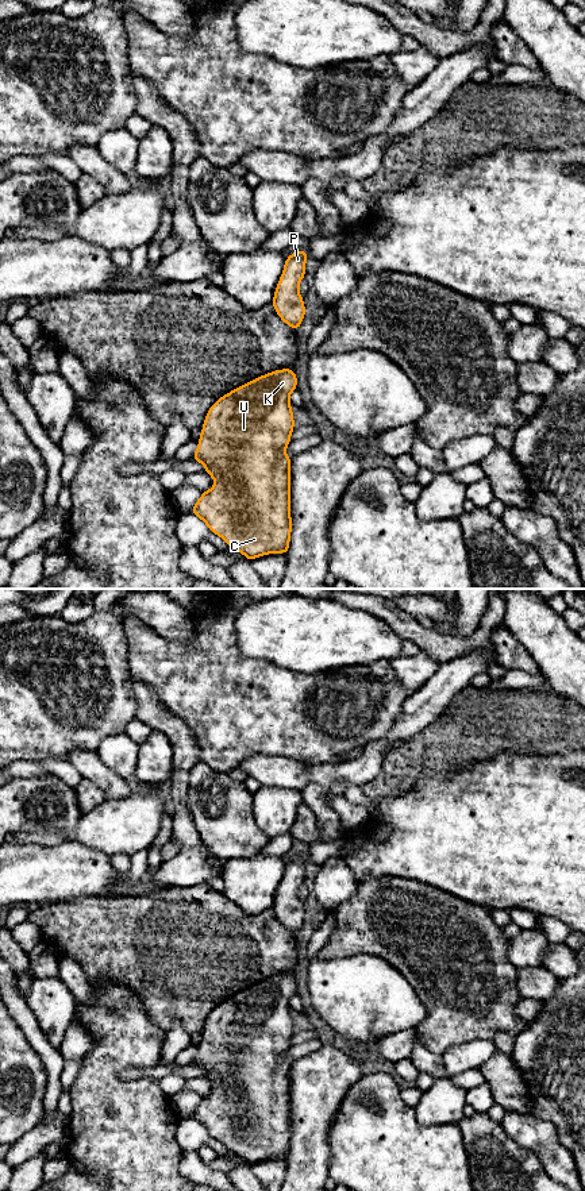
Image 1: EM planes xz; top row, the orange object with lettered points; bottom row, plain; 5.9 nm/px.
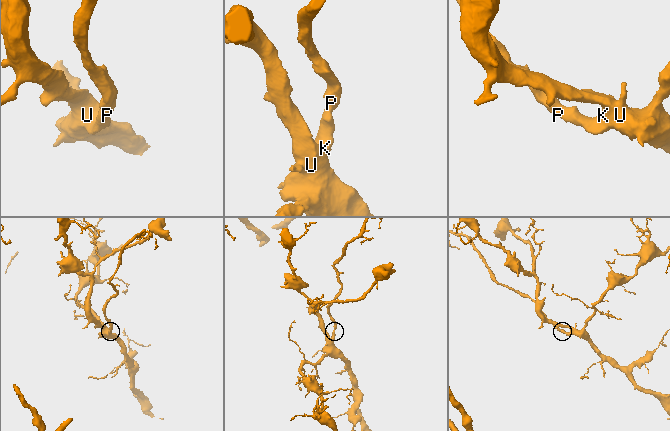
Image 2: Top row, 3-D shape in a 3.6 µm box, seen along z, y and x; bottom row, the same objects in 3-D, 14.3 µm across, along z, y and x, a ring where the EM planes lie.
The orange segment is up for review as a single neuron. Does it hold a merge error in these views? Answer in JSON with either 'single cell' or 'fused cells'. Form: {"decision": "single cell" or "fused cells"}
{"decision": "single cell"}

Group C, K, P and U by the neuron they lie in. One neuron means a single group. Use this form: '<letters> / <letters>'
C K P U

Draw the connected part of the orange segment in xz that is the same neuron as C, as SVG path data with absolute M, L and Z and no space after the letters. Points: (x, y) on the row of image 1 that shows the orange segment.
M282 369L258 377L232 392L222 396L208 409L199 446L193 460L204 463L204 473L215 479L215 486L203 492L190 513L201 519L213 535L226 540L230 548L242 552L250 562L262 555L288 554L292 532L290 517L290 465L292 459L285 450L295 429L290 393L297 389L297 377L293 369Z

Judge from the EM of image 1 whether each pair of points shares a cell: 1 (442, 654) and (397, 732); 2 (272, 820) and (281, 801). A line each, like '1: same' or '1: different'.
1: different
2: same

